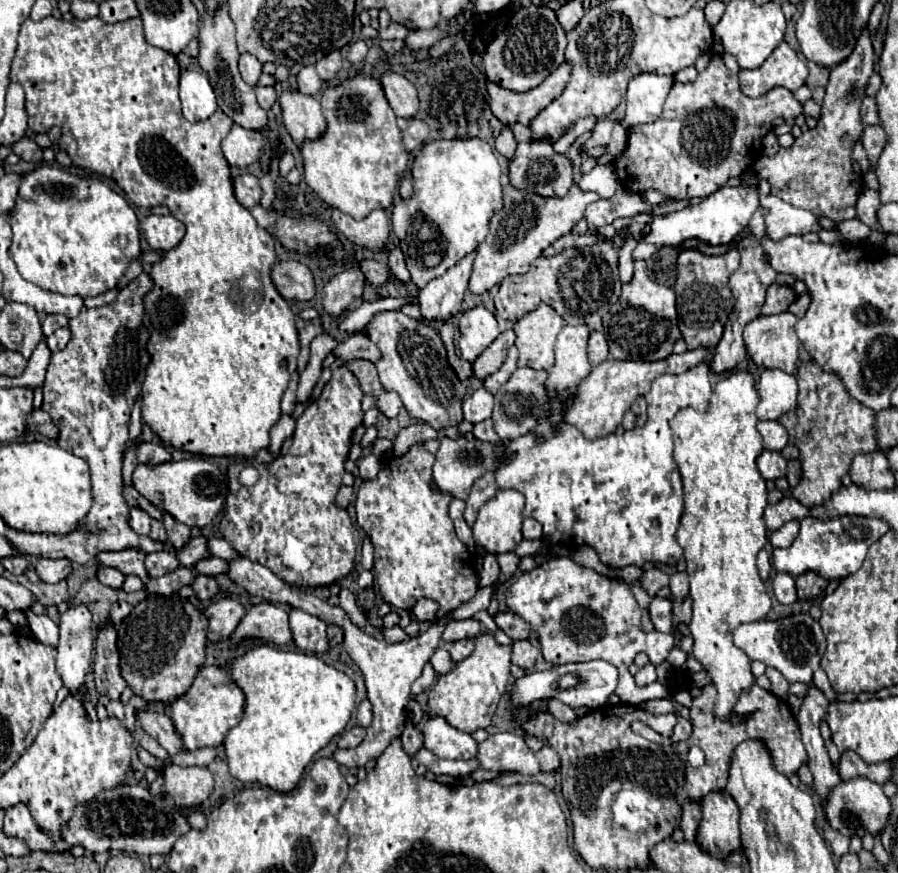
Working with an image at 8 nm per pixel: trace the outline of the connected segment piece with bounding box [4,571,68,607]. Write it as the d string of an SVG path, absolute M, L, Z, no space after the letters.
M4 571L4 577L10 579L10 581L20 583L20 585L24 585L24 587L28 587L28 589L34 593L36 601L42 603L44 607L60 605L62 601L68 601L68 587L66 587L66 581L60 581L60 583L56 583L56 585L48 585L48 583L44 583L44 581L30 583L24 575L16 577L16 575L8 573L8 571Z

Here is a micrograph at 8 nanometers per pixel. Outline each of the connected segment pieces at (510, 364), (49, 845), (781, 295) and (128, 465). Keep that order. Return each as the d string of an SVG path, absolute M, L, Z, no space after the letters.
M510 347L504 365L502 365L496 373L492 373L490 377L484 379L484 387L486 387L490 393L496 393L496 391L510 379L510 375L516 371L516 361L518 361L518 351L516 351L516 347Z
M14 805L6 811L2 831L8 833L8 837L20 837L30 851L70 851L70 845L66 841L52 843L34 823L30 811L26 805Z
M772 285L768 295L766 295L766 303L764 303L764 315L774 315L774 313L784 313L788 309L788 305L796 299L796 293L792 287L786 285Z
M138 437L136 439L136 443L132 445L132 447L128 447L128 451L126 451L126 455L124 455L124 485L126 487L130 487L132 485L132 473L134 473L134 469L136 469L136 465L138 465L138 461L136 461L136 449L138 449L138 443L142 441L142 437Z

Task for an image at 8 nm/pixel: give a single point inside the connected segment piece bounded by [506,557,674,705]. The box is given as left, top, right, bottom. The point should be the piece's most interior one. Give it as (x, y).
(579, 615)

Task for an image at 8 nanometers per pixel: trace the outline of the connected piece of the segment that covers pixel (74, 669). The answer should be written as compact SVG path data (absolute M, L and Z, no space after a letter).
M88 605L68 607L60 617L60 643L56 649L56 671L64 685L74 693L84 685L84 677L92 669L94 625Z

